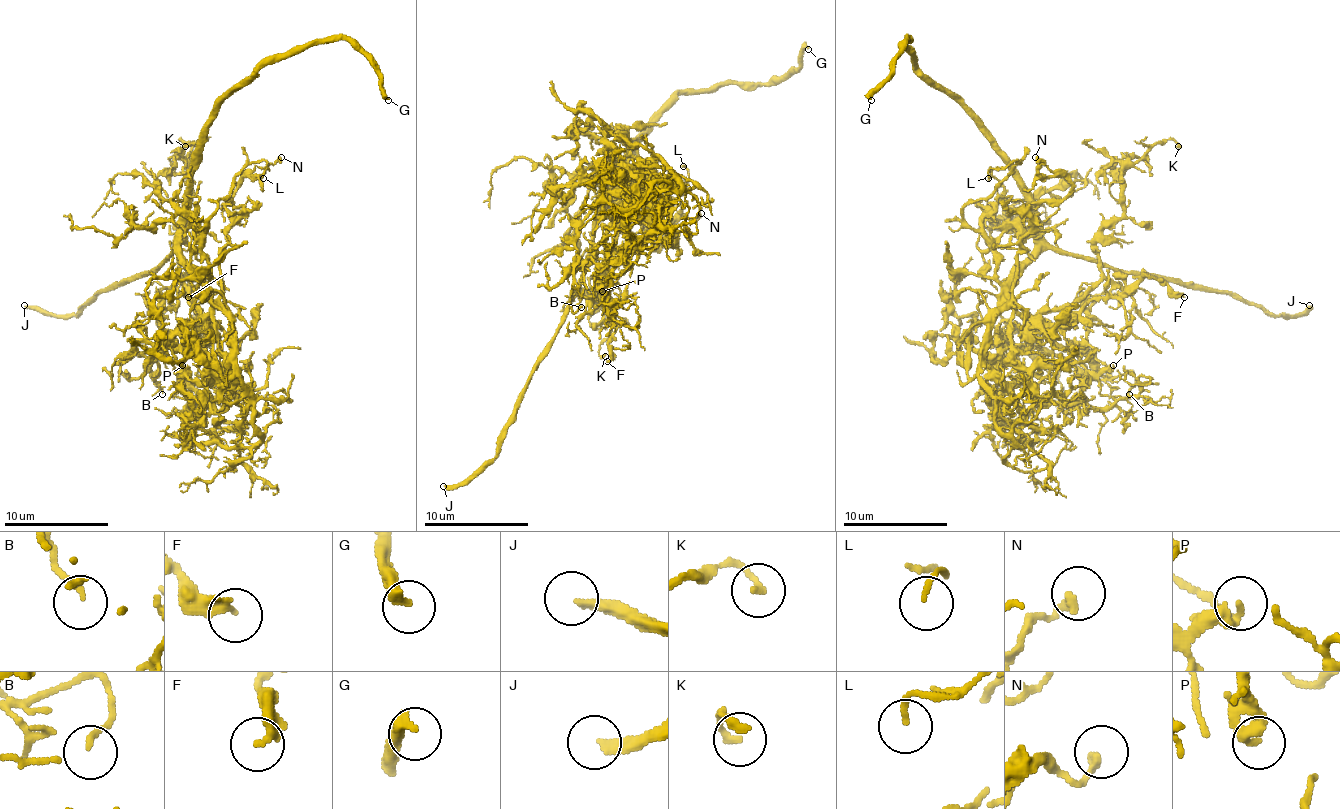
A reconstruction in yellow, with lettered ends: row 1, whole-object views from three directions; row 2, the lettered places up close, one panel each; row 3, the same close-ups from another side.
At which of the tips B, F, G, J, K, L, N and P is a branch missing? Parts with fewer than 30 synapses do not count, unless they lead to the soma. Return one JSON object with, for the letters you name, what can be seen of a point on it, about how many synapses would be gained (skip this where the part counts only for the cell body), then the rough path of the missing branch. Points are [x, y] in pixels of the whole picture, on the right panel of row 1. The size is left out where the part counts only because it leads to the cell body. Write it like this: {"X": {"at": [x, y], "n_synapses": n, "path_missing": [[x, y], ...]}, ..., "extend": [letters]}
{"G": {"at": [871, 100], "n_synapses": 120}, "J": {"at": [1309, 305], "n_synapses": 70}, "extend": ["G", "J"]}

